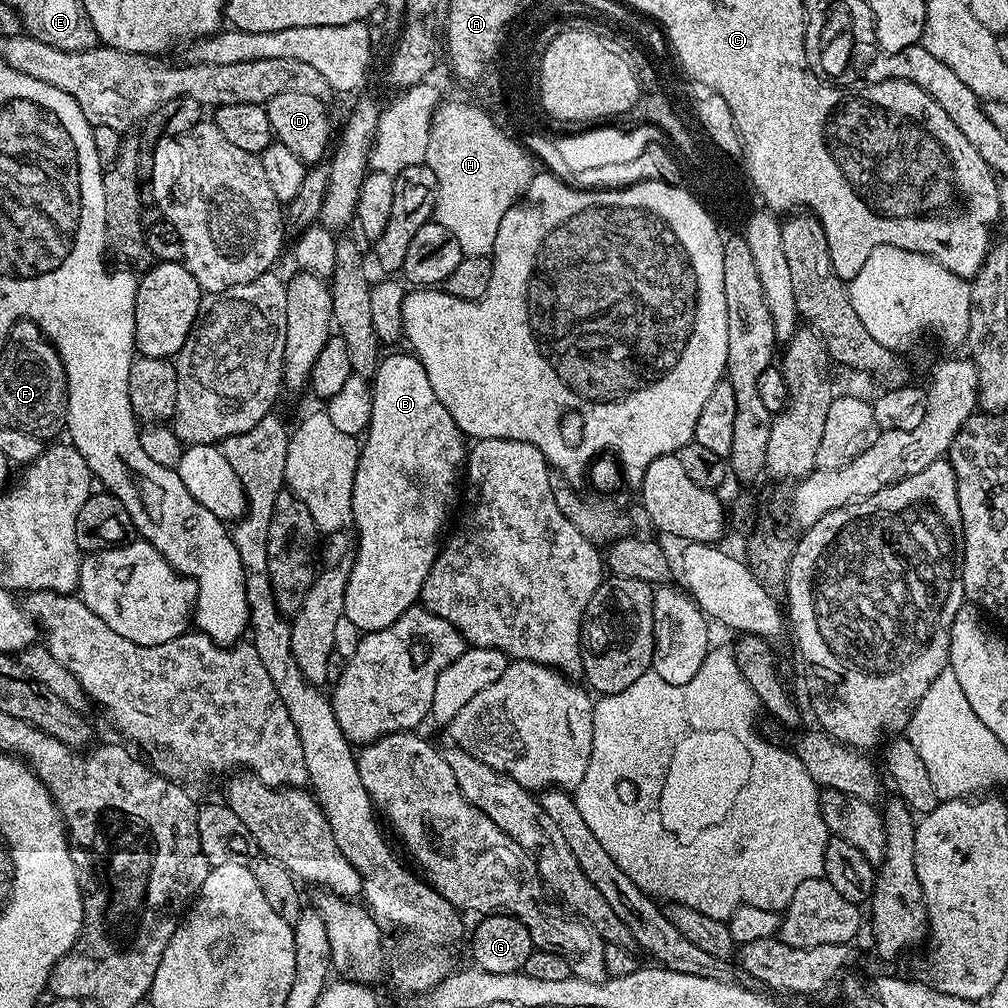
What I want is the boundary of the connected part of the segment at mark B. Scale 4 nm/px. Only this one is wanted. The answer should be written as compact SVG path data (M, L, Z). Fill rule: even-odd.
M411 351L392 352L381 359L376 368L375 376L371 377L372 413L368 423L368 431L362 440L360 461L354 474L354 490L352 491L352 524L356 528L356 540L360 549L356 552L356 560L351 561L350 578L346 582L346 602L344 603L344 619L354 622L362 633L382 631L390 626L396 619L420 598L420 591L426 582L426 574L430 574L430 566L434 566L436 556L442 547L442 537L445 535L444 527L448 524L448 515L456 504L456 495L462 492L462 473L466 468L466 437L459 426L450 418L450 410L438 402L438 394L434 394L434 386L430 386L430 377L426 374L426 366Z

